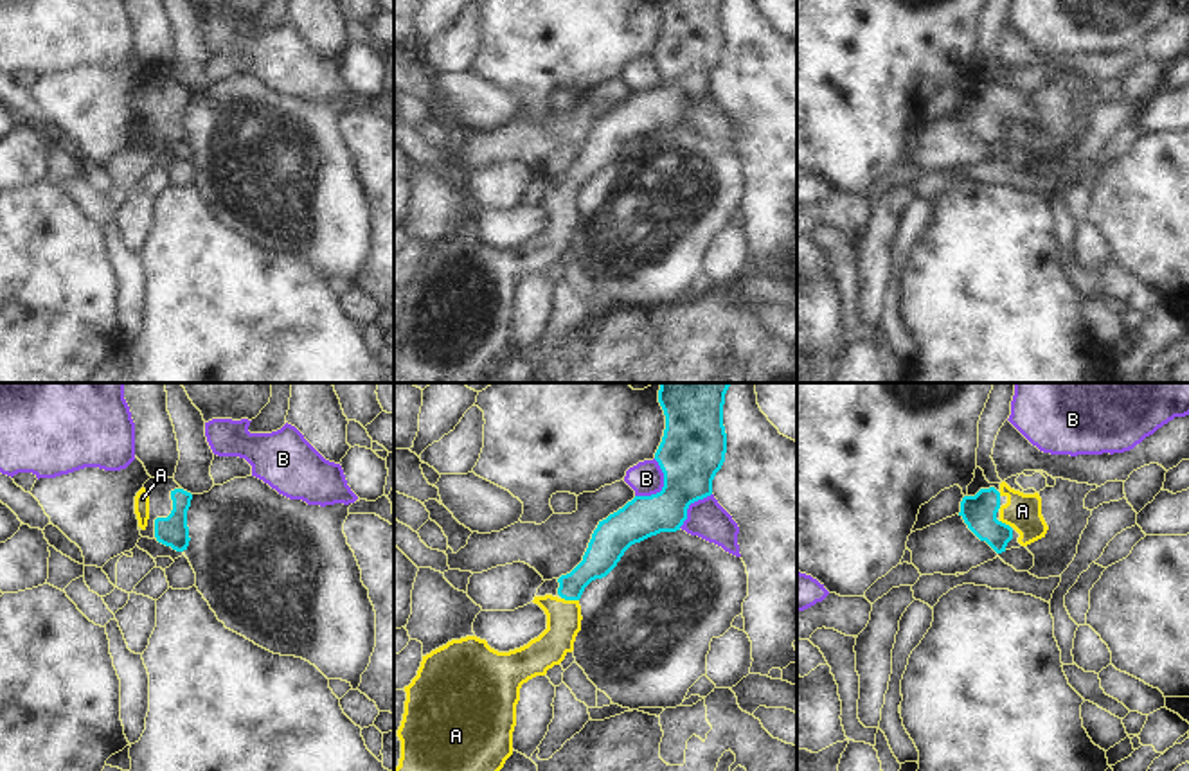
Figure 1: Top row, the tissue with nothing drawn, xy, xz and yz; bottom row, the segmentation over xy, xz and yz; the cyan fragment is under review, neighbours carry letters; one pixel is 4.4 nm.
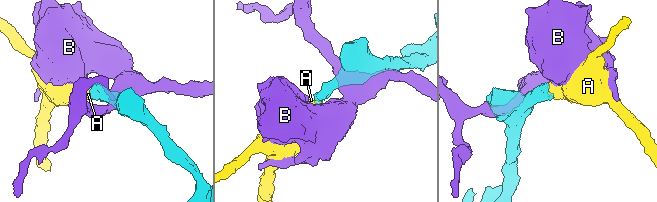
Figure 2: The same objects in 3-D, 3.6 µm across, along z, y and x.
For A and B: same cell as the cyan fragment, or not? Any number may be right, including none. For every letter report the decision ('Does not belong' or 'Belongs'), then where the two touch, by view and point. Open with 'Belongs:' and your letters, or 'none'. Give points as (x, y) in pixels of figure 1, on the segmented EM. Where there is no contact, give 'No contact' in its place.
Belongs: A
A: Belongs. Touches cyan at xz (571, 599)
B: Does not belong. Touches cyan at xz (662, 487)

